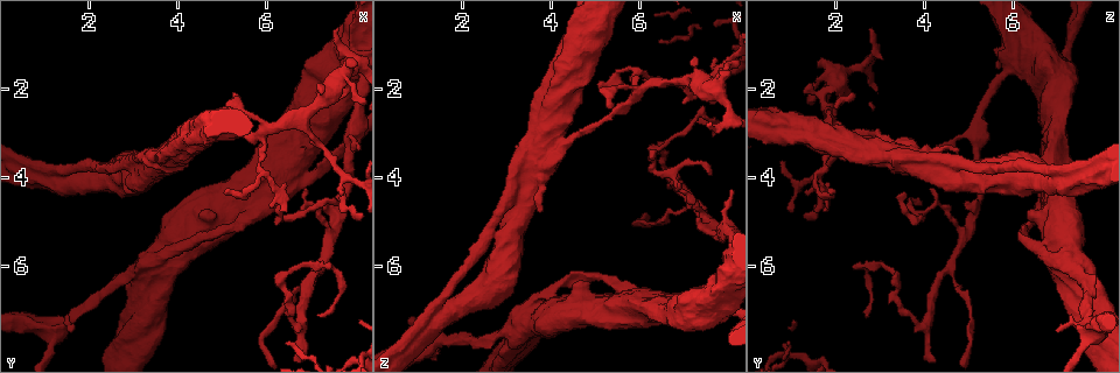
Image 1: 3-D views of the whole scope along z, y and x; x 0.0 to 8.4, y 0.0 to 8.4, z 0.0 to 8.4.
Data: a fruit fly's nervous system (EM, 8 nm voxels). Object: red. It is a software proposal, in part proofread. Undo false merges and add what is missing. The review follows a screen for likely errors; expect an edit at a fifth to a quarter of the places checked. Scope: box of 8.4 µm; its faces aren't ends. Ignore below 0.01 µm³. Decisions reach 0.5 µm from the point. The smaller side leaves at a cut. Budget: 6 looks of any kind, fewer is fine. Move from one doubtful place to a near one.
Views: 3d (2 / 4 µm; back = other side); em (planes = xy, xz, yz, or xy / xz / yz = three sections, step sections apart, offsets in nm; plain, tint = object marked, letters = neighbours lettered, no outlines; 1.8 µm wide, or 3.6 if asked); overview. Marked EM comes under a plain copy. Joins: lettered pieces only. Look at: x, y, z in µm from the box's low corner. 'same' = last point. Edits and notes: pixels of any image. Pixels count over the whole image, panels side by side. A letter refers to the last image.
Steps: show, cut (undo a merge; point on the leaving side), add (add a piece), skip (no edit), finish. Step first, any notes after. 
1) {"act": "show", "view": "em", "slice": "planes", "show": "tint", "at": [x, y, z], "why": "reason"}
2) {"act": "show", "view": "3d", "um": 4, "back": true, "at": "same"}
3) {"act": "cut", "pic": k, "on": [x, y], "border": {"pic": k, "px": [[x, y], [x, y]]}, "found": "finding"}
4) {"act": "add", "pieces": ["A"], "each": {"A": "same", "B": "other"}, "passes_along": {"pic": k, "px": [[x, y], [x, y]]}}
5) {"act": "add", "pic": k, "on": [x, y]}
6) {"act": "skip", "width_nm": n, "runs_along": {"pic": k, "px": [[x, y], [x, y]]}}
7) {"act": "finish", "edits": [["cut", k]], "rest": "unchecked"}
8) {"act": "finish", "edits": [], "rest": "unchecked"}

{"act": "show", "view": "3d", "um": 2, "at": [1.50, 7.20, 7.75], "why": "sharp bend"}

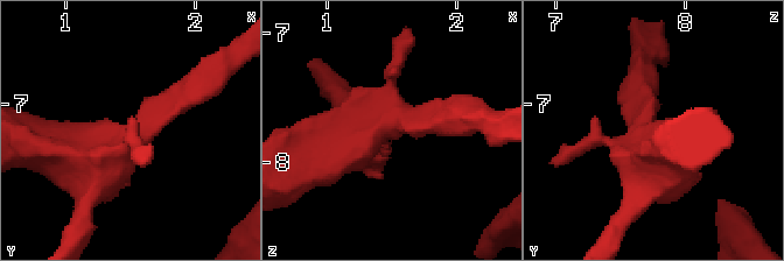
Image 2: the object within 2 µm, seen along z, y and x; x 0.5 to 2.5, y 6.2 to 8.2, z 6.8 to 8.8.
{"act": "show", "view": "em", "slice": "planes", "show": "tint", "at": [1.52, 7.24, 7.70], "why": "now the EM"}

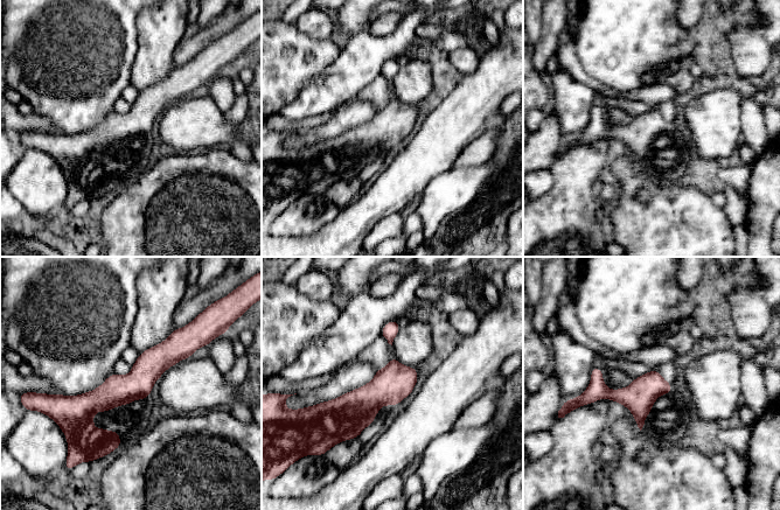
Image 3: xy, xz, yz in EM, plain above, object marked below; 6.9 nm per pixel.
{"act": "show", "view": "em", "slice": "planes", "show": "letters", "at": "same", "why": "see the neighbours"}

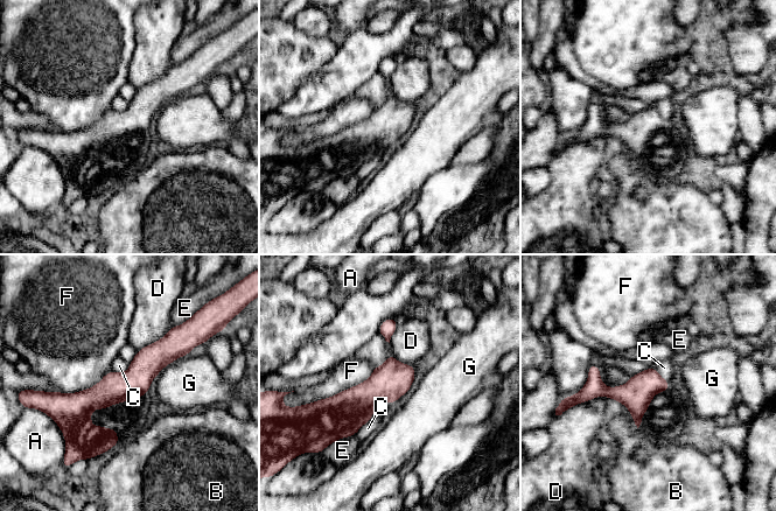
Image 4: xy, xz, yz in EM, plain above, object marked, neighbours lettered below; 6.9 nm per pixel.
{"act": "skip", "longest_contact_nm": ["F", 500], "each": {"A": "other", "B": "other", "C": "other", "D": "other", "E": "other", "F": "other", "G": "other"}, "runs_along": {"pic": 4, "px": [[187, 348], [60, 398]]}, "found": "all the same cell"}

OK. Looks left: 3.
{"act": "show", "view": "em", "um": 3.6, "slice": "xy", "step": 16, "show": "tint", "at": [2.65, 3.70, 5.80], "why": "abrupt turn"}

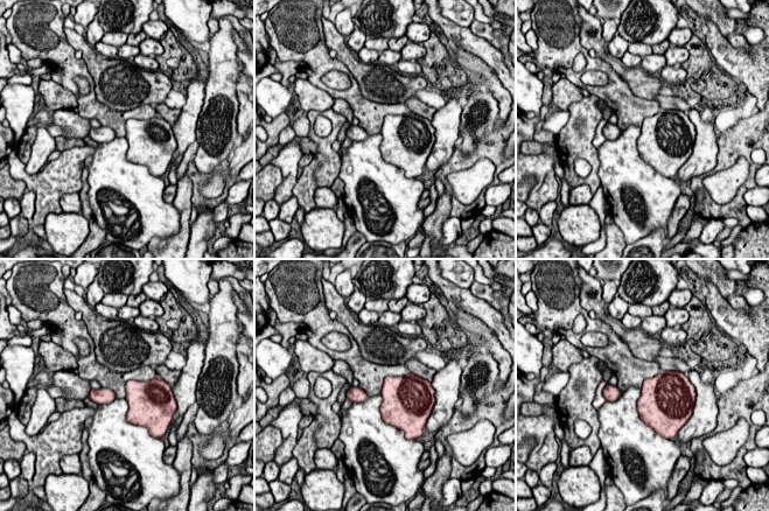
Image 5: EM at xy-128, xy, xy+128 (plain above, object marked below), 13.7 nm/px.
{"act": "show", "view": "em", "um": 3.6, "slice": "planes", "show": "letters", "at": "same", "why": "cut it another way"}

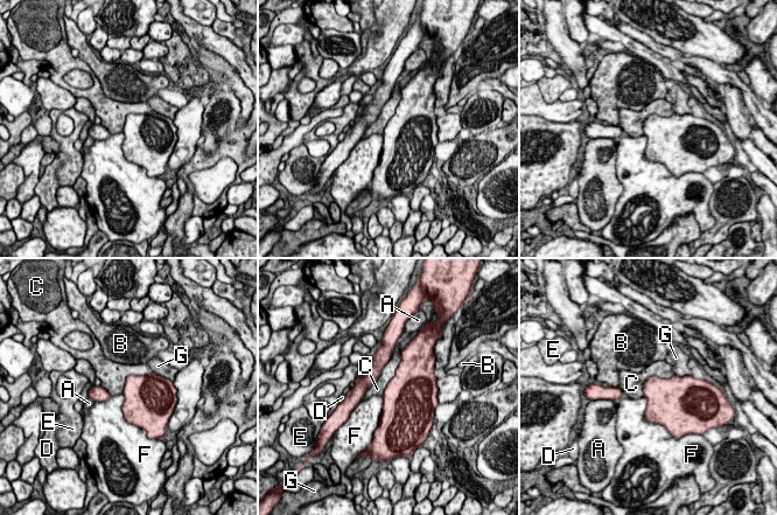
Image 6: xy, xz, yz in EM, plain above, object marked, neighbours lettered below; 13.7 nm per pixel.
{"act": "skip", "width_nm": 420, "each": {"A": "other", "B": "other", "C": "other", "D": "other", "E": "other", "F": "other", "G": "other"}, "border": {"pic": 6, "px": [[394, 349], [379, 376], [361, 399]]}, "found": "all the same cell"}

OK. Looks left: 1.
{"act": "finish", "edits": [], "rest": "unchecked"}

